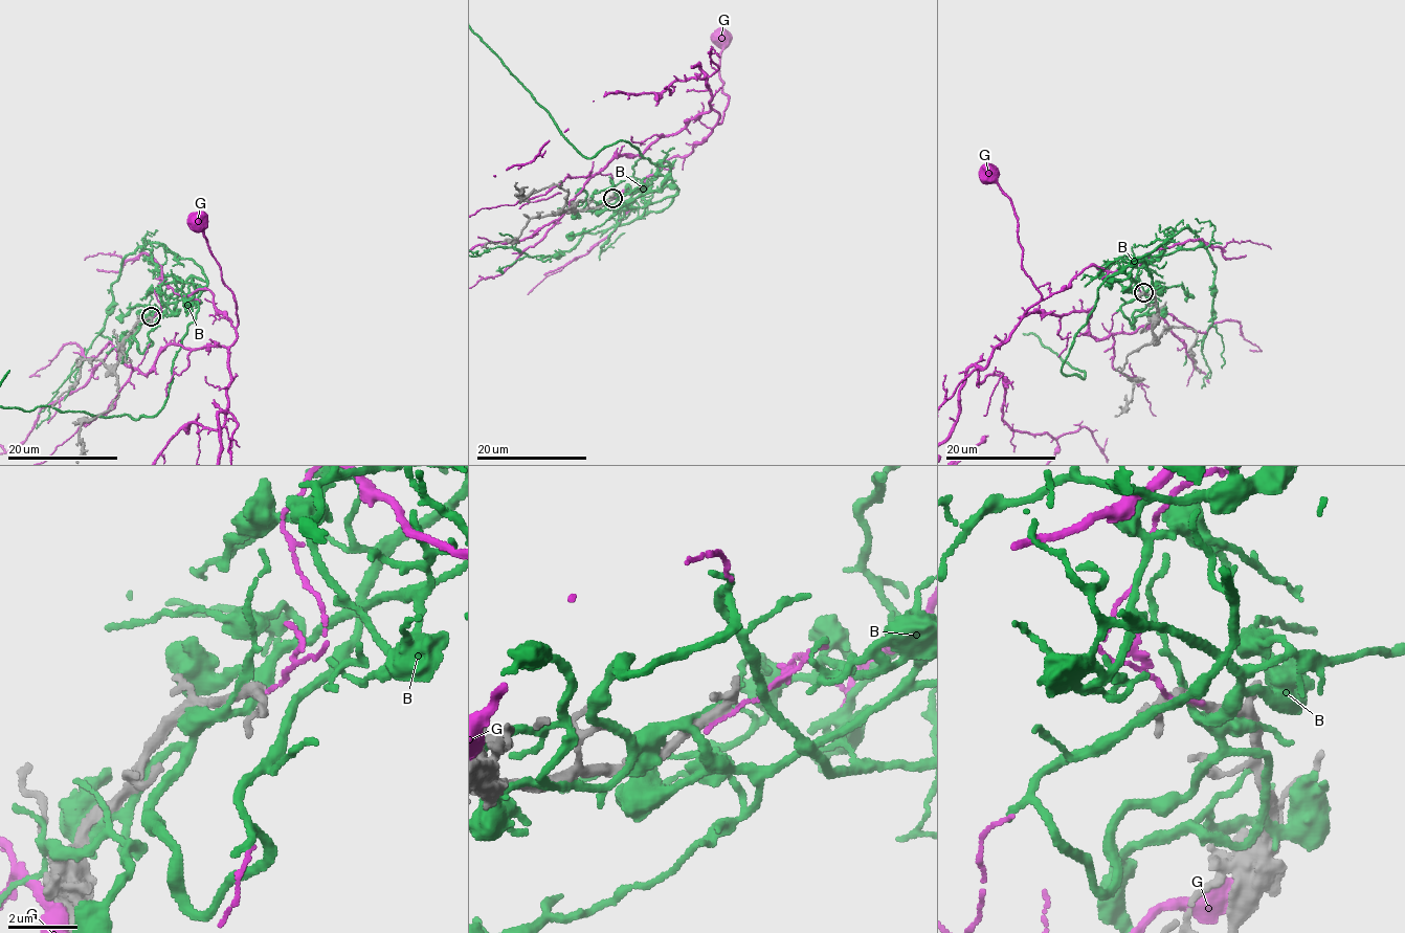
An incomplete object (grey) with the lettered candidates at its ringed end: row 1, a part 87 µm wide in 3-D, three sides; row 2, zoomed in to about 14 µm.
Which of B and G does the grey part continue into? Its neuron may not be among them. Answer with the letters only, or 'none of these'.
none of these

